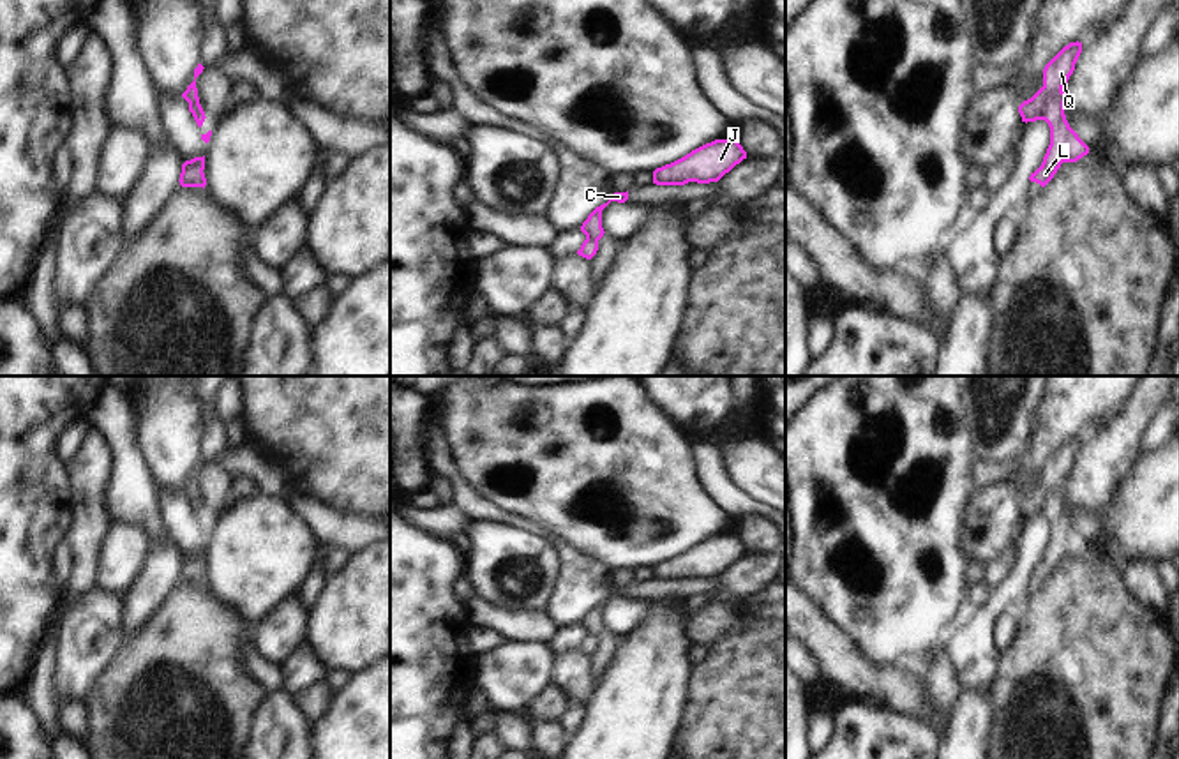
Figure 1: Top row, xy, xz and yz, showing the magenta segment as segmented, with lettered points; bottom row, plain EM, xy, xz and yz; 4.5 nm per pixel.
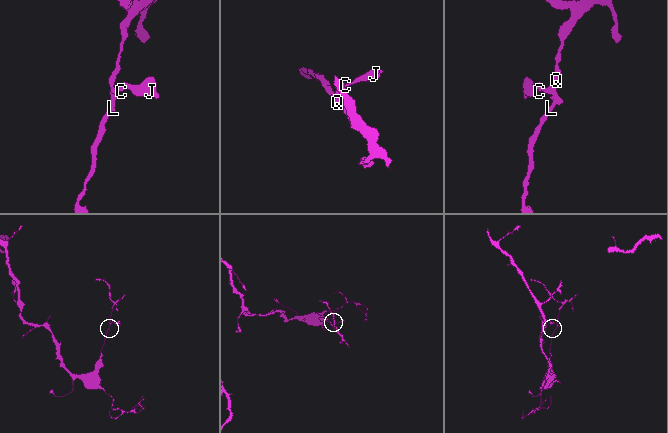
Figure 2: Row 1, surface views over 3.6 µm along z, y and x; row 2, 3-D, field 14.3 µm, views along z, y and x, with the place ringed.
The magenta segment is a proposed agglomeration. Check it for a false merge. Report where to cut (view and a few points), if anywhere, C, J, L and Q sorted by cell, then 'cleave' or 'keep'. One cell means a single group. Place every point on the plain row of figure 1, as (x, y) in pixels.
cut yz (1061, 484), (1043, 498), (1043, 514); groups C J Q / L; cleave

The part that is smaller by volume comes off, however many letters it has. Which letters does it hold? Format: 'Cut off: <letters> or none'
Cut off: C, J, Q

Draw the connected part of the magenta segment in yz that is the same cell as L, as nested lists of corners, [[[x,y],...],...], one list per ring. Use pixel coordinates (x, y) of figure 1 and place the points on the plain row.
[[[1059,485],[1043,498],[1043,512],[1050,522],[1050,540],[1041,561],[1031,568],[1029,575],[1045,582],[1063,558],[1077,558],[1089,549],[1089,542],[1070,522],[1064,510],[1066,489]]]

